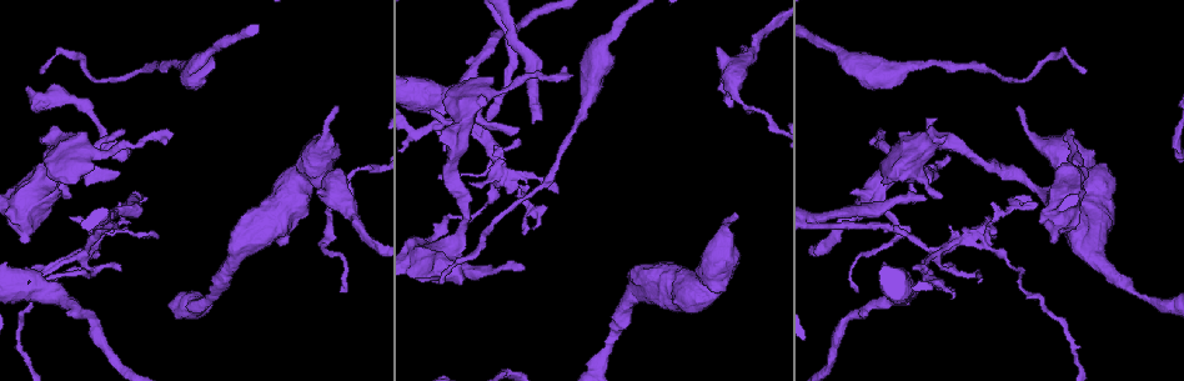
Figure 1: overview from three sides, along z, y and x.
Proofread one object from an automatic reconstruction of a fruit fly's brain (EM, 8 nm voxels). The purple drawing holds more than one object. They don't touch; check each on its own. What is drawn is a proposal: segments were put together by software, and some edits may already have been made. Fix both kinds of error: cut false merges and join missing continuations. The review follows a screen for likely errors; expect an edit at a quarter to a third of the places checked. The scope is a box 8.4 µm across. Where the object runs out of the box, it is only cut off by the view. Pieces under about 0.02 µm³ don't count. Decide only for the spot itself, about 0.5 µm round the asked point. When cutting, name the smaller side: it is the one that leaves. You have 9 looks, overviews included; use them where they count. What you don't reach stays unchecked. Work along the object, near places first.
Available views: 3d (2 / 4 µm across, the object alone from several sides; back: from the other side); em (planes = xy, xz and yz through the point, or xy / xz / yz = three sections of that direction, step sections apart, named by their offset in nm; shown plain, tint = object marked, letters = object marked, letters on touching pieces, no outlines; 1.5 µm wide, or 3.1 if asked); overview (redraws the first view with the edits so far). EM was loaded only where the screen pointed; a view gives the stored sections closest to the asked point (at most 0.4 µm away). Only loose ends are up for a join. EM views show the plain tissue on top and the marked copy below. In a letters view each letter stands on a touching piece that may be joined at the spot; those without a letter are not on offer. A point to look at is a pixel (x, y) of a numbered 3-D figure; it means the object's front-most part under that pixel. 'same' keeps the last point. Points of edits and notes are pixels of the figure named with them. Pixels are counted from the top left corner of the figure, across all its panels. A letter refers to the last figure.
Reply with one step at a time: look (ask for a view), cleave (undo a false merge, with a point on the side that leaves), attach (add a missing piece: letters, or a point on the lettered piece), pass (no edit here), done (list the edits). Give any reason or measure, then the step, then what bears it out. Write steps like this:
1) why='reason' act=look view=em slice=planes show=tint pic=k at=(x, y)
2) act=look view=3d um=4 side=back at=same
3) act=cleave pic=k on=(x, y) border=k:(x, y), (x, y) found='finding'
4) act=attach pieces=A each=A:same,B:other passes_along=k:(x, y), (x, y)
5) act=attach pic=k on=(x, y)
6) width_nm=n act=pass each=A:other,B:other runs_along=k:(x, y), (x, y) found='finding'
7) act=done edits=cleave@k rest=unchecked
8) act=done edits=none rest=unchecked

why='branch point' act=look view=3d um=2 pic=1 at=(484, 133)

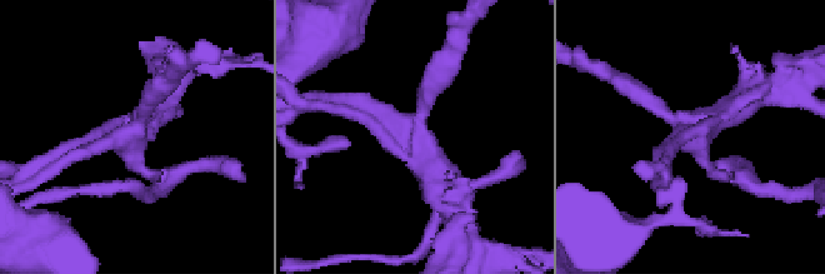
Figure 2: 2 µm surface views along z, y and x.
act=look view=em slice=planes show=letters pic=2 at=(131, 132)

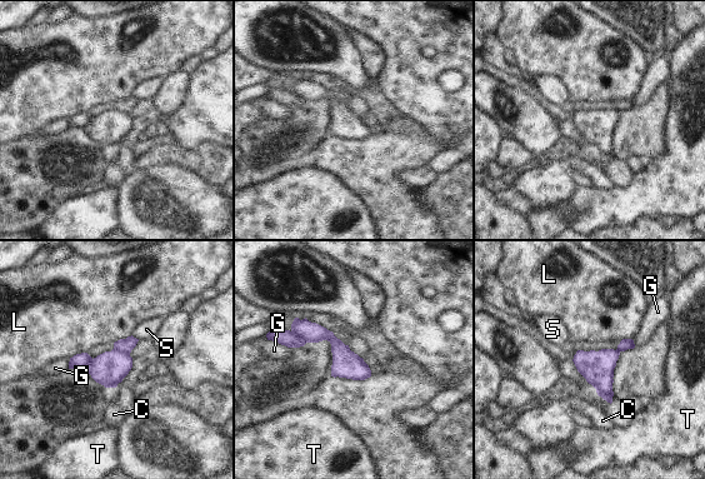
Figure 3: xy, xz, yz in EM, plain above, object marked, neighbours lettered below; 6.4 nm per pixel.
width_nm=180 act=cleave pic=3 on=(109, 369) each=C:other,G:other,L:other,S:other,T:other part_leaving=3:(296, 322), (326, 334), (368, 373) found='a second cell is stuck on'

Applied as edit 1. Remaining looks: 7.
act=look view=overview

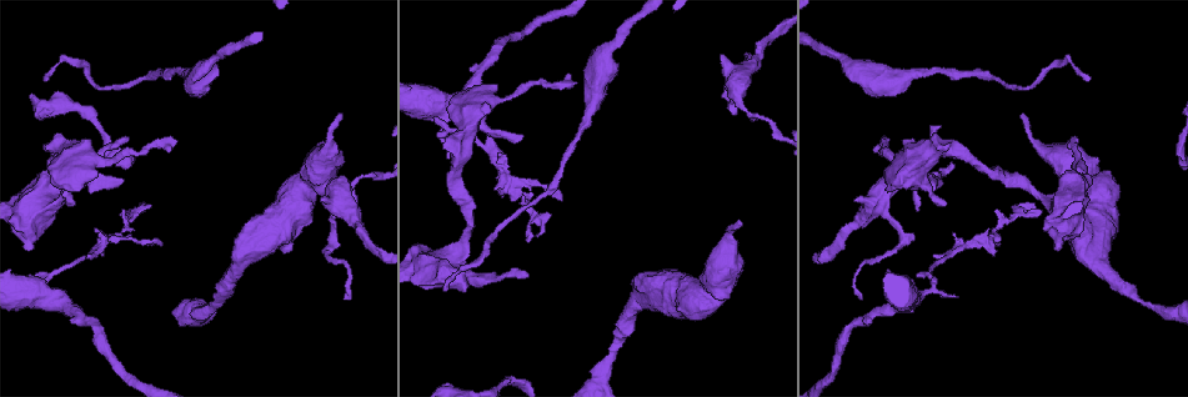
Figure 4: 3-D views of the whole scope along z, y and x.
why='thin end' act=look view=em slice=yz step=4 show=tint pic=4 at=(129, 139)

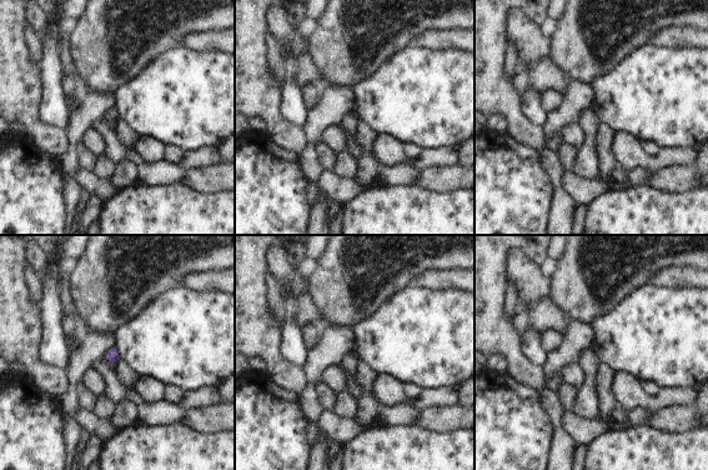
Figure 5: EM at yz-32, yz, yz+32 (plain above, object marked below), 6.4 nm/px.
act=look view=em slice=planes show=letters at=same

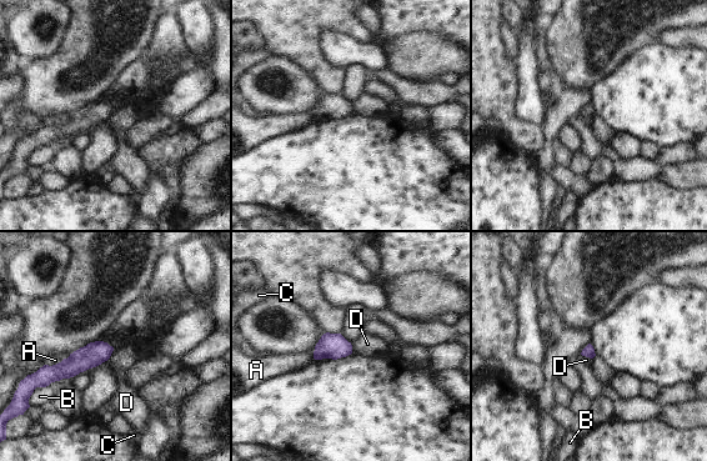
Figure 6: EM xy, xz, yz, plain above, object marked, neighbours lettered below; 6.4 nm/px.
act=pass each=A:other,B:other,C:other,D:other runs_along=6:(109, 349), (41, 377) found='no lettered piece goes on from it'

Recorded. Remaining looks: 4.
why='long arm stops here' act=look view=em slice=xy step=4 show=letters pic=4 at=(1089, 78)

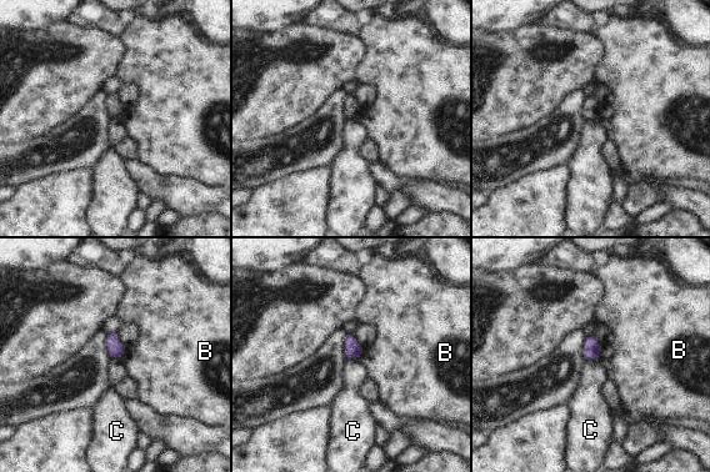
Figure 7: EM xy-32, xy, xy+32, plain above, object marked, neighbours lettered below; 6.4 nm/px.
act=look view=em slice=planes show=letters at=same

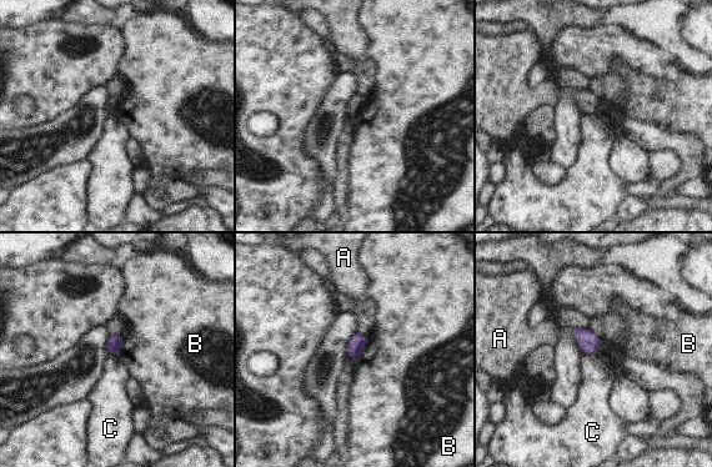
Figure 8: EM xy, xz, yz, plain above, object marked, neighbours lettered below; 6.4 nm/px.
longest_contact=B:150nm act=pass each=A:other,B:other,C:other border=8:(369, 339), (364, 351), (356, 357) found='none of them fits'

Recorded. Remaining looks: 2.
why='tapers out' act=look view=em slice=yz step=4 show=letters pic=4 at=(168, 152)

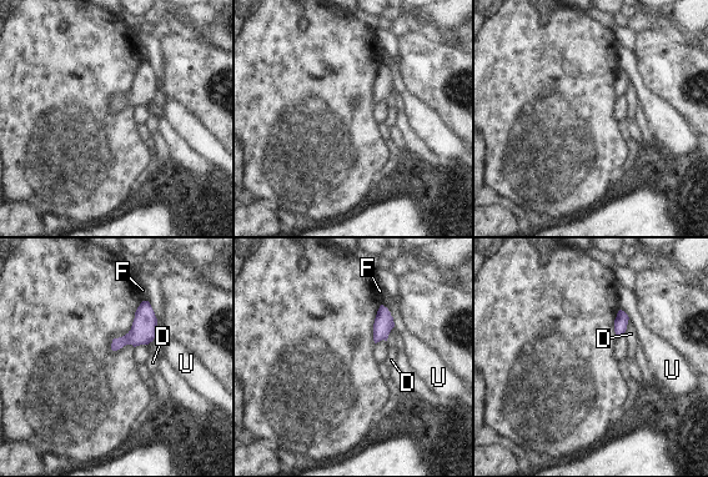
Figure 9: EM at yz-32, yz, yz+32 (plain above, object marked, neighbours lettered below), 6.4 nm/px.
longest_contact=D:110nm act=pass each=D:other,F:other,U:other found='none of them fits'

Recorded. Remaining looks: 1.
act=done edits=cleave@3 rest=unchecked

